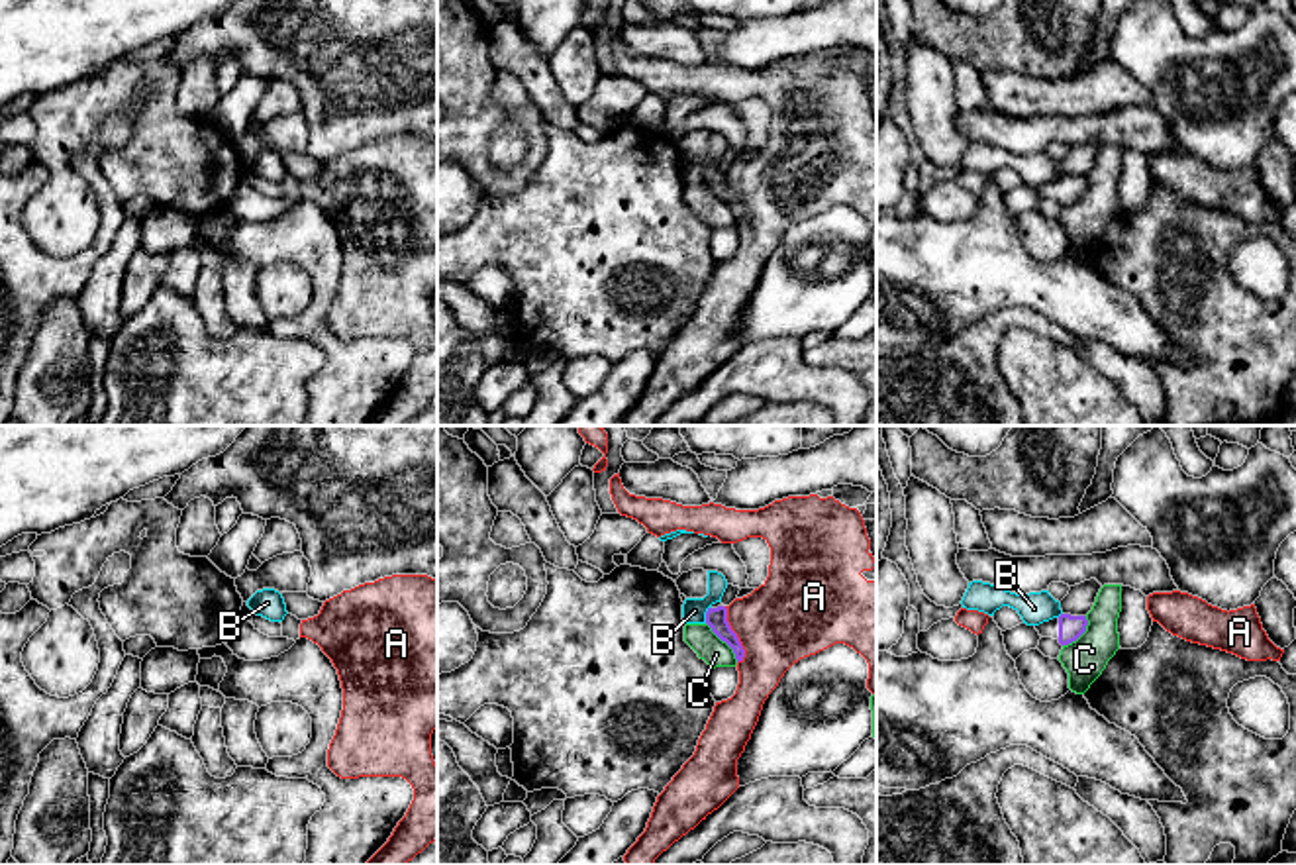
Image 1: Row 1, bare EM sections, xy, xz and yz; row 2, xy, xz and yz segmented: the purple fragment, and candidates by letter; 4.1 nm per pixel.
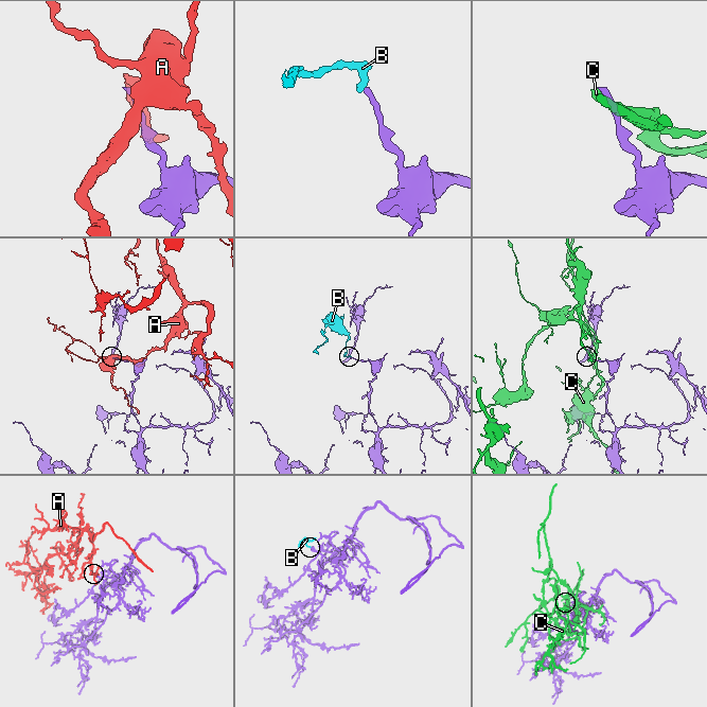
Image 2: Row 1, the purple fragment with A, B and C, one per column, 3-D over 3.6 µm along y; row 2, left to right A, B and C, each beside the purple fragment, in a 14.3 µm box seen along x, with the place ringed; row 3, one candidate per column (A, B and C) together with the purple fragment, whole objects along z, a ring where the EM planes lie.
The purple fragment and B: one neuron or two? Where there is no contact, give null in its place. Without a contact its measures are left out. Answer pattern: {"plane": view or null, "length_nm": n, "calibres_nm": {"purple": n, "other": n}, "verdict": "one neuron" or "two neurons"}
{"plane": "xz", "length_nm": 80, "calibres_nm": {"purple": 90, "other": 100}, "verdict": "two neurons"}

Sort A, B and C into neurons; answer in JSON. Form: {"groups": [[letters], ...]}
{"groups": [["A"], ["B"], ["C"]]}

